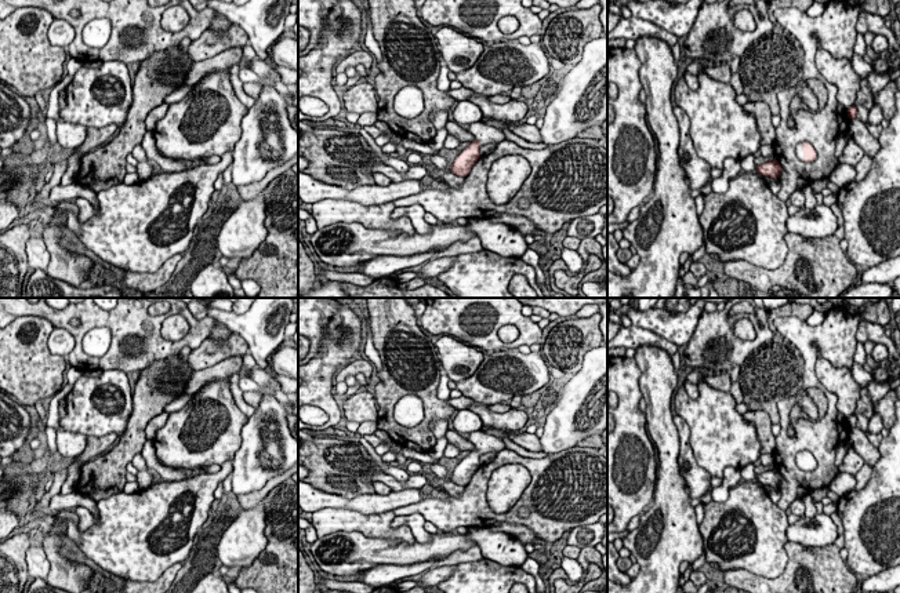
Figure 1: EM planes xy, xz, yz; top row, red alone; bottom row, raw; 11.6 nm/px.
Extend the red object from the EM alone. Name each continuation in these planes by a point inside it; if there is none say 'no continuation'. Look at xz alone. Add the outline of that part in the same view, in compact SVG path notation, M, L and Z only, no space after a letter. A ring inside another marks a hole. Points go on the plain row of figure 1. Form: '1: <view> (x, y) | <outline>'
1: xz (486, 443) | M482 430L469 433L469 437L467 440L479 450L479 455L505 450L505 444L501 437L483 433Z

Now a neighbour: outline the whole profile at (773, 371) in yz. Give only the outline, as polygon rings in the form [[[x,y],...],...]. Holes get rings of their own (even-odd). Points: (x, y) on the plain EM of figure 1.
[[[774,332],[772,341],[754,349],[744,360],[738,383],[748,411],[765,411],[772,425],[777,425],[777,403],[802,390],[803,359],[794,345]]]

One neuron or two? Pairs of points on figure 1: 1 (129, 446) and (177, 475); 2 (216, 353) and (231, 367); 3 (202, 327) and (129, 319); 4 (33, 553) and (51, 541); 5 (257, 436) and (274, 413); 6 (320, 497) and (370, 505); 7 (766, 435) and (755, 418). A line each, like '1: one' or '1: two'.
1: two
2: two
3: one
4: two
5: one
6: one
7: one

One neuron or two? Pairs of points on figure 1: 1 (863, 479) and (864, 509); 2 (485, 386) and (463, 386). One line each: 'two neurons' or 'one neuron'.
1: two neurons
2: one neuron

